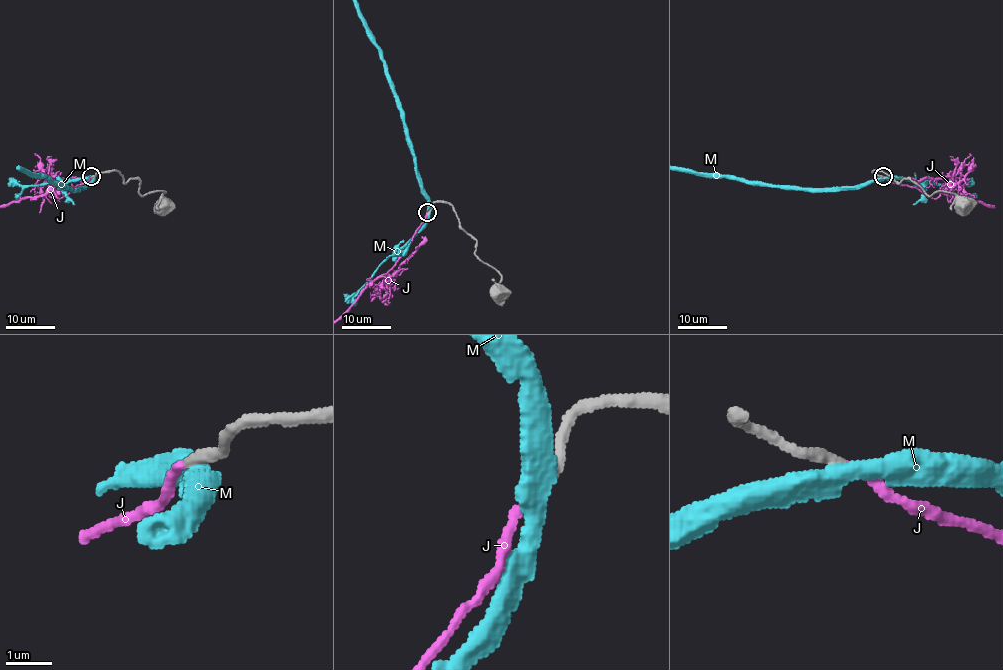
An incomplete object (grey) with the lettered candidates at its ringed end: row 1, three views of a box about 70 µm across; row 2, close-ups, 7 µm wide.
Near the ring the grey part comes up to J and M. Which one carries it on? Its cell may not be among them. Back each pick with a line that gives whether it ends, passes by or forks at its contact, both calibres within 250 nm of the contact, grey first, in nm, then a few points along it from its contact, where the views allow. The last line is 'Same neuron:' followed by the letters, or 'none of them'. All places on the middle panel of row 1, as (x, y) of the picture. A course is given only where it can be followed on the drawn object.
J: it ends; calibres 240 and 170 nm
Same neuron: J

